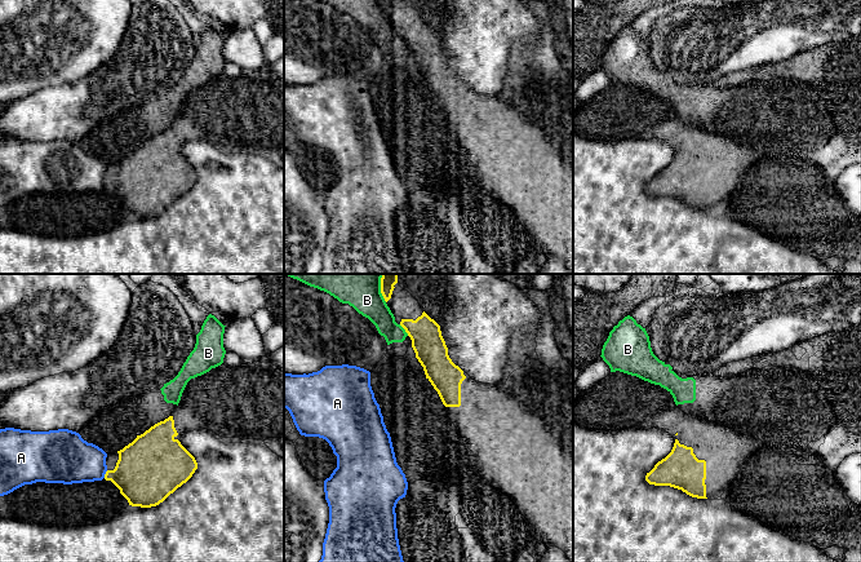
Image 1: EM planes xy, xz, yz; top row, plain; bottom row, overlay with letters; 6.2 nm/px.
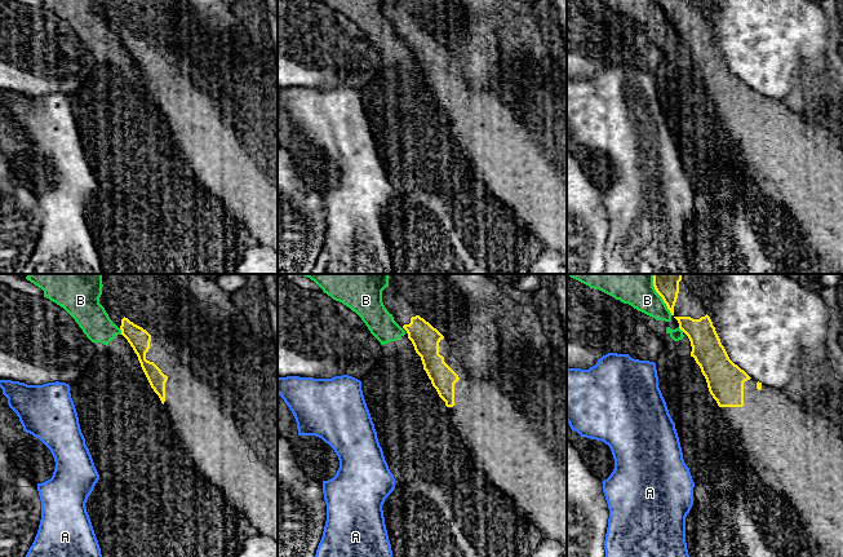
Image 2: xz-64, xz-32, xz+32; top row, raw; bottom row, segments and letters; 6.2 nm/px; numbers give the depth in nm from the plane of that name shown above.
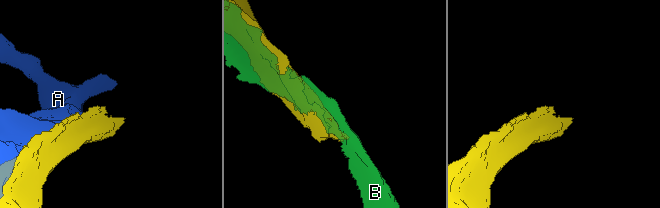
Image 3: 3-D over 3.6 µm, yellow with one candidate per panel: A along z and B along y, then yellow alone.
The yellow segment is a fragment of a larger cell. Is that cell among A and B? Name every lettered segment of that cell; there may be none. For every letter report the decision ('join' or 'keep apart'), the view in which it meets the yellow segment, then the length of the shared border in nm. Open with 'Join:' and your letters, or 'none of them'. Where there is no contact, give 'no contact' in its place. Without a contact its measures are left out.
Join: none of them
A: keep apart | xy | 50 nm
B: keep apart | xz | 90 nm

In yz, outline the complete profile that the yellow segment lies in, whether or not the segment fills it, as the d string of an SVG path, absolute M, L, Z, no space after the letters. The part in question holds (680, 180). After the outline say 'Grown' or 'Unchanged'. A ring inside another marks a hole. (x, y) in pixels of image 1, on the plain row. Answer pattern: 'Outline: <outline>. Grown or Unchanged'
Outline: M620 81L611 83L605 89L589 101L581 102L573 115L574 133L580 137L598 141L621 141L635 137L652 137L674 147L675 154L671 163L658 172L647 183L645 191L654 196L670 196L682 200L687 205L697 209L714 211L722 208L724 202L737 190L745 172L763 158L758 149L749 147L728 137L711 133L706 129L684 124L674 112L673 106L666 99L644 92Z. Grown

